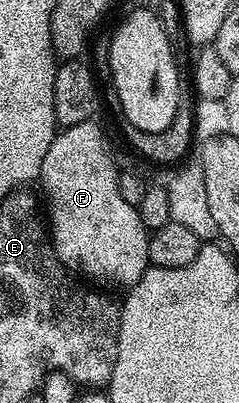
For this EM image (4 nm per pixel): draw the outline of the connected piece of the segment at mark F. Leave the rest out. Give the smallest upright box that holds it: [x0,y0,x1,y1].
[40,121,151,289]

